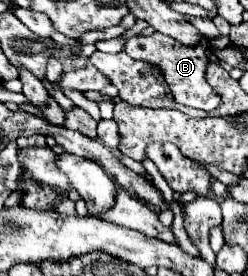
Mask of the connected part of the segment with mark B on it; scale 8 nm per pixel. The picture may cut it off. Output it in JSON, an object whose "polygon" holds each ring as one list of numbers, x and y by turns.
{"polygon":[[154,32,146,38,144,36,128,38,124,44,124,52,128,56,134,56,136,60,144,60,144,62,150,62,156,68,160,68,160,72,162,72,162,76,164,76,164,80,166,80,168,88,172,90,172,96,178,104,200,108,200,110,214,110,219,105,220,96,206,80,208,40,202,38,196,46,184,46,178,40,174,40,162,32]]}

